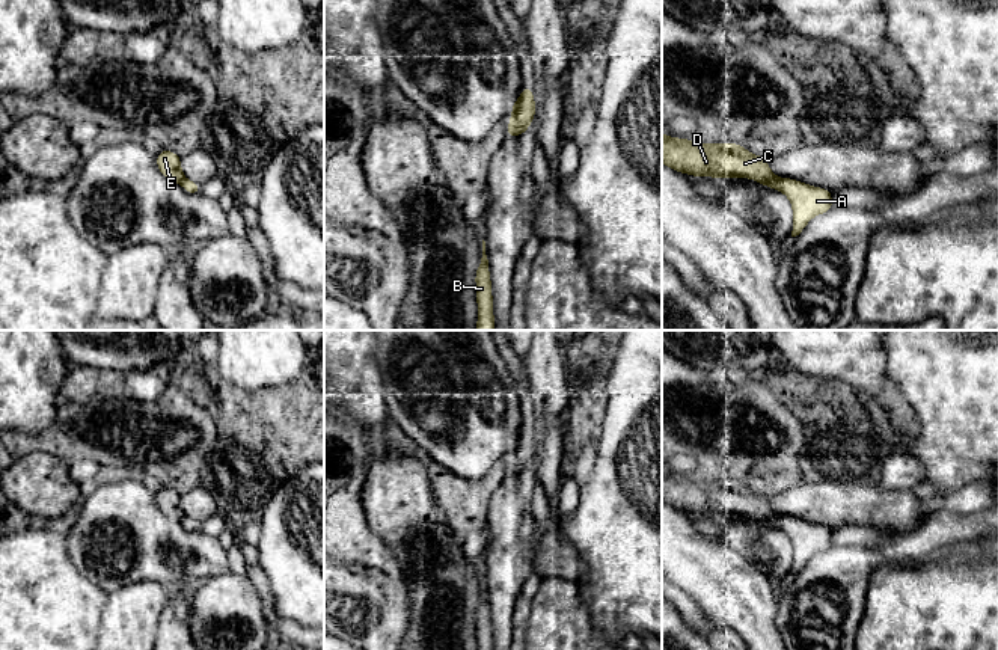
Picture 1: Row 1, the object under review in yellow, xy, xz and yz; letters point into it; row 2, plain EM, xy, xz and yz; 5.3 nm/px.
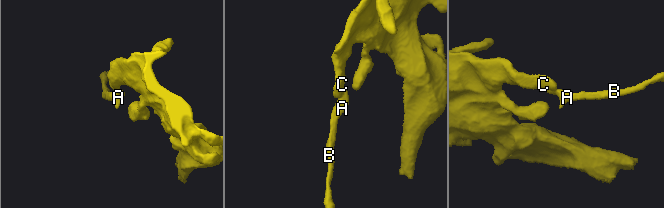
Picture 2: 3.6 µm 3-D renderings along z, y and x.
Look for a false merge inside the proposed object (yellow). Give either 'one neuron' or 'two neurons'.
two neurons

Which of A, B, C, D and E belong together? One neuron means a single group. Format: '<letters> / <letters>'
A B / C D E

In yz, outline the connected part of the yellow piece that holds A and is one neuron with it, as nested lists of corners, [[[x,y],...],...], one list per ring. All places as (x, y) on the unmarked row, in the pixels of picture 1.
[[[791,516],[764,519],[763,523],[779,528],[790,537],[793,546],[791,575],[799,573],[814,553],[834,546],[832,529],[826,526],[813,525]]]

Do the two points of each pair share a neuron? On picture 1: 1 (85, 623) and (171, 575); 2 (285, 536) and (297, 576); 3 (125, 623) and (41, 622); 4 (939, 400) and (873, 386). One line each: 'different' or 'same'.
1: different
2: same
3: different
4: different

